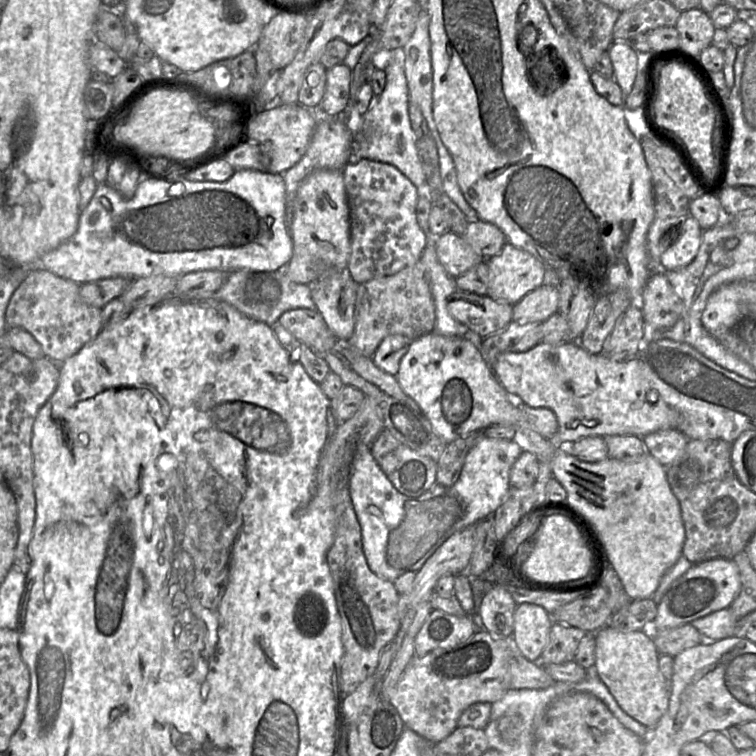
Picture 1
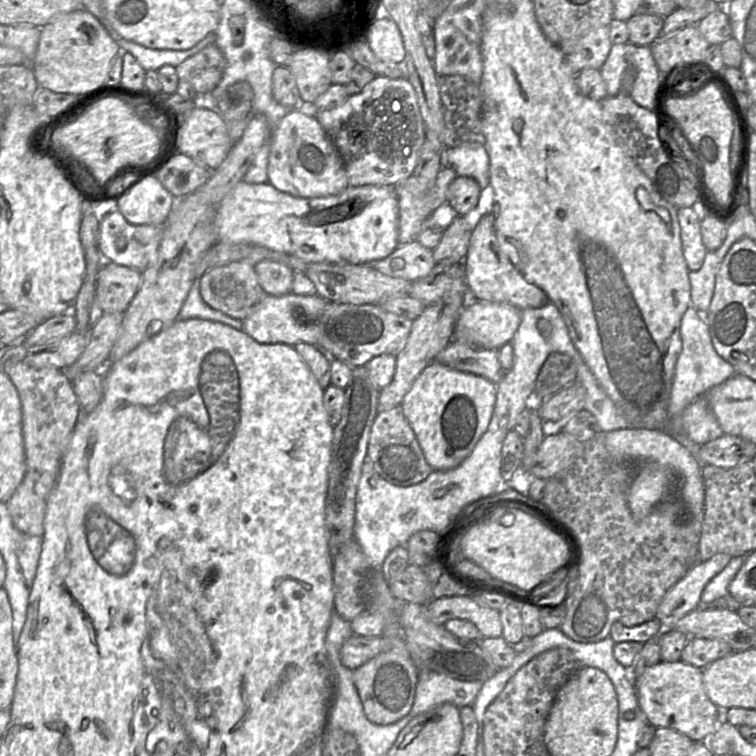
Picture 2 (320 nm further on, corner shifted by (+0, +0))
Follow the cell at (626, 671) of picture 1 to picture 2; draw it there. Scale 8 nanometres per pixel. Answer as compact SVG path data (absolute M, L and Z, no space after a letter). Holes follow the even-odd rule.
M682 660L660 661L641 672L635 682L638 704L648 723L656 728L670 728L694 742L704 742L720 724L721 710L707 696L702 679L702 668Z

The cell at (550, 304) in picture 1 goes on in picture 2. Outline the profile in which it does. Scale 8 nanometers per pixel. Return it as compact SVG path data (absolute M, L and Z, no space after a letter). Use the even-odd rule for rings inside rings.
M472 301L456 322L456 340L477 348L497 350L511 342L520 323L519 308L499 302Z

